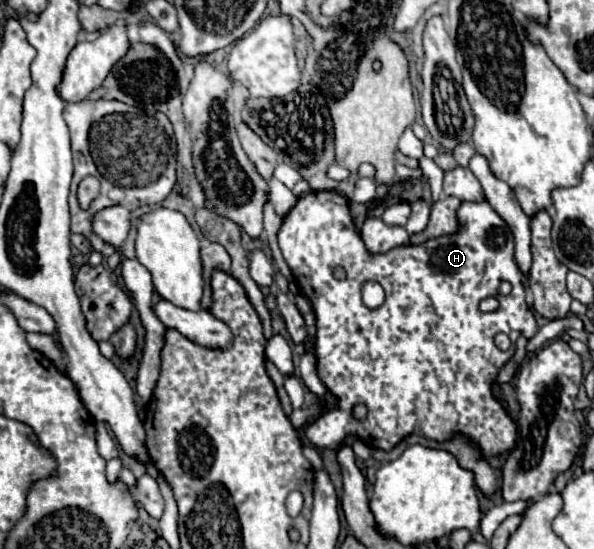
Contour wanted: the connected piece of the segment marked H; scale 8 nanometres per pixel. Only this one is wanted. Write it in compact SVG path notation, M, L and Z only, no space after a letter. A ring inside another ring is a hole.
M319 190L319 192L307 192L303 196L297 198L295 206L291 208L291 212L287 212L287 216L283 216L281 220L281 228L277 232L277 238L279 238L279 248L283 252L283 258L287 260L291 272L293 272L293 278L295 278L295 284L299 286L299 292L311 302L313 306L313 312L315 312L315 324L317 324L317 334L315 334L315 346L313 346L313 352L317 356L317 376L319 380L327 386L327 390L337 398L337 406L333 410L327 410L323 414L319 414L319 418L315 418L305 434L307 438L317 446L317 448L331 448L331 450L339 450L341 442L353 434L357 436L359 440L363 440L369 448L377 448L377 450L385 450L389 452L393 446L397 446L405 436L409 434L417 434L417 436L423 436L423 438L429 438L429 440L435 440L435 442L443 442L447 440L447 436L455 436L455 432L459 432L461 436L467 436L467 440L471 440L471 444L479 444L479 452L483 452L483 458L491 458L491 456L499 456L499 454L505 454L509 452L511 448L515 448L515 440L517 440L517 424L515 420L507 414L505 406L493 396L493 382L497 378L497 372L501 370L501 366L505 366L513 354L515 354L515 340L519 336L525 336L525 338L533 338L535 332L539 330L537 328L537 322L535 322L535 314L531 312L529 304L527 304L527 296L525 296L525 288L521 284L521 270L517 268L515 264L515 258L513 258L513 234L511 230L507 228L507 224L503 222L503 218L489 206L489 202L461 202L459 210L457 210L457 220L459 220L459 228L455 234L449 234L449 236L443 236L443 238L435 238L435 240L427 240L425 244L407 244L407 246L399 246L399 248L391 248L389 252L385 254L373 254L365 248L363 240L361 240L361 234L359 230L355 228L355 222L353 222L353 216L351 216L351 210L349 210L349 200L339 194L337 190ZM335 266L343 266L345 272L347 272L347 278L345 280L337 280L333 276L333 270ZM369 280L375 280L383 286L385 290L385 302L371 310L363 304L361 300L361 288L365 282ZM501 282L511 282L513 284L513 292L509 296L501 296L499 294L499 284ZM487 296L497 296L499 298L499 308L493 310L493 312L481 312L479 310L479 302ZM499 332L505 332L509 338L511 338L511 348L507 352L501 352L493 338L495 334ZM355 404L365 404L369 408L367 412L367 418L365 420L355 420L353 414L351 414L351 408Z

